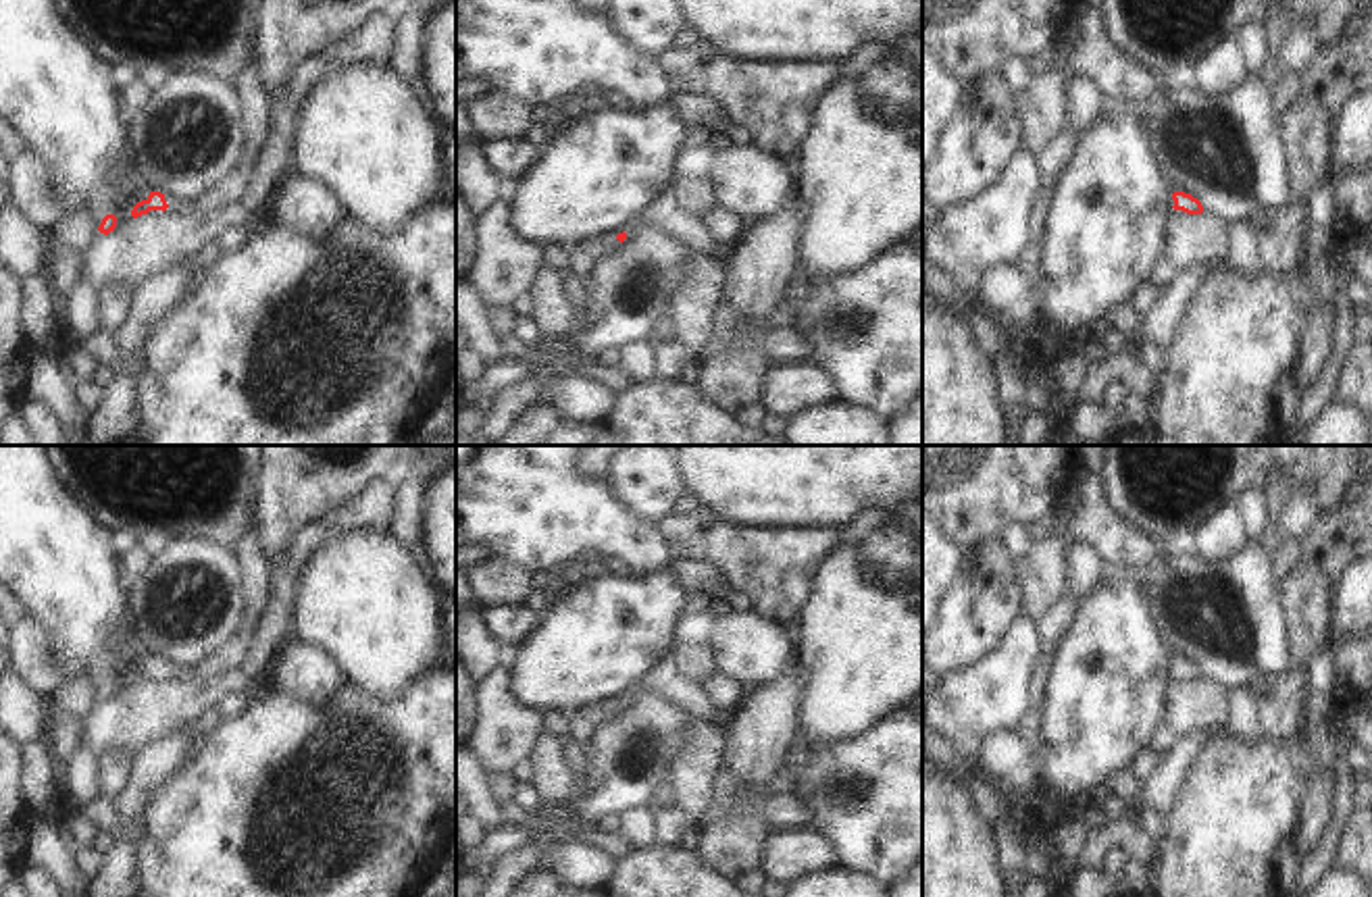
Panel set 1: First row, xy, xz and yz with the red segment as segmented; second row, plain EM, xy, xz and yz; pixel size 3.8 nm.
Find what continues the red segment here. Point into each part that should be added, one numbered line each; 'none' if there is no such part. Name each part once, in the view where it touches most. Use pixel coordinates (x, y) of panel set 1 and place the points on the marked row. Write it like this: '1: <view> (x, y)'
1: xy (230, 190)

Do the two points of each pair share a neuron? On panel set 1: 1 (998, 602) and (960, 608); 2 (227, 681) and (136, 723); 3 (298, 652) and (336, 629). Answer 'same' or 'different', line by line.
1: same
2: same
3: different

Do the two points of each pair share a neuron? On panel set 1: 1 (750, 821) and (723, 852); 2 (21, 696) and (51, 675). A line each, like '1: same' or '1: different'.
1: same
2: different

